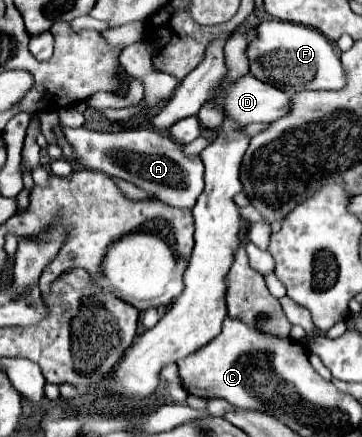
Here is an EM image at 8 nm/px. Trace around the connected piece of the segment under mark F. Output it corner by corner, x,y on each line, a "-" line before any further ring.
264,21
256,27
256,39
248,43
246,57
250,61
250,73
266,81
272,87
278,87
282,91
302,91
302,89
342,89
344,85
344,71
340,65
340,57
334,49
334,45
322,37
322,33
314,29
306,29
304,25
290,25
284,21

